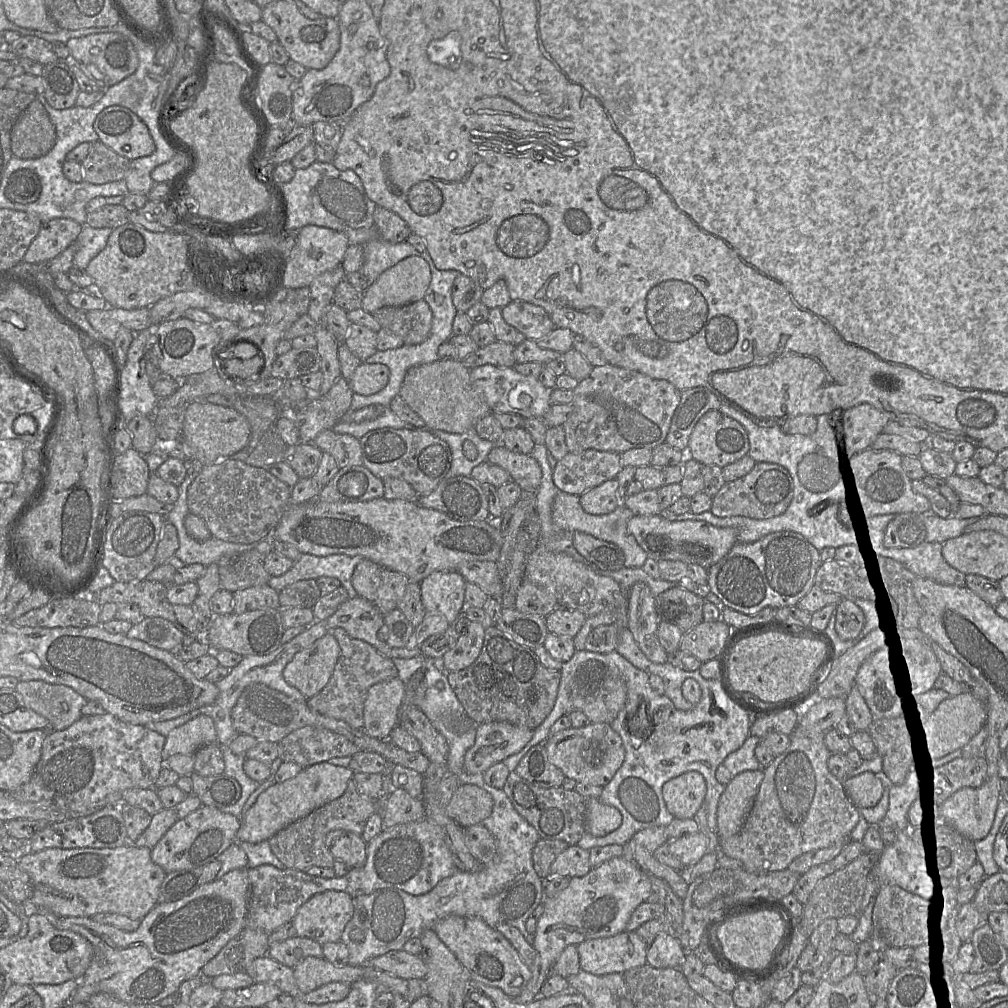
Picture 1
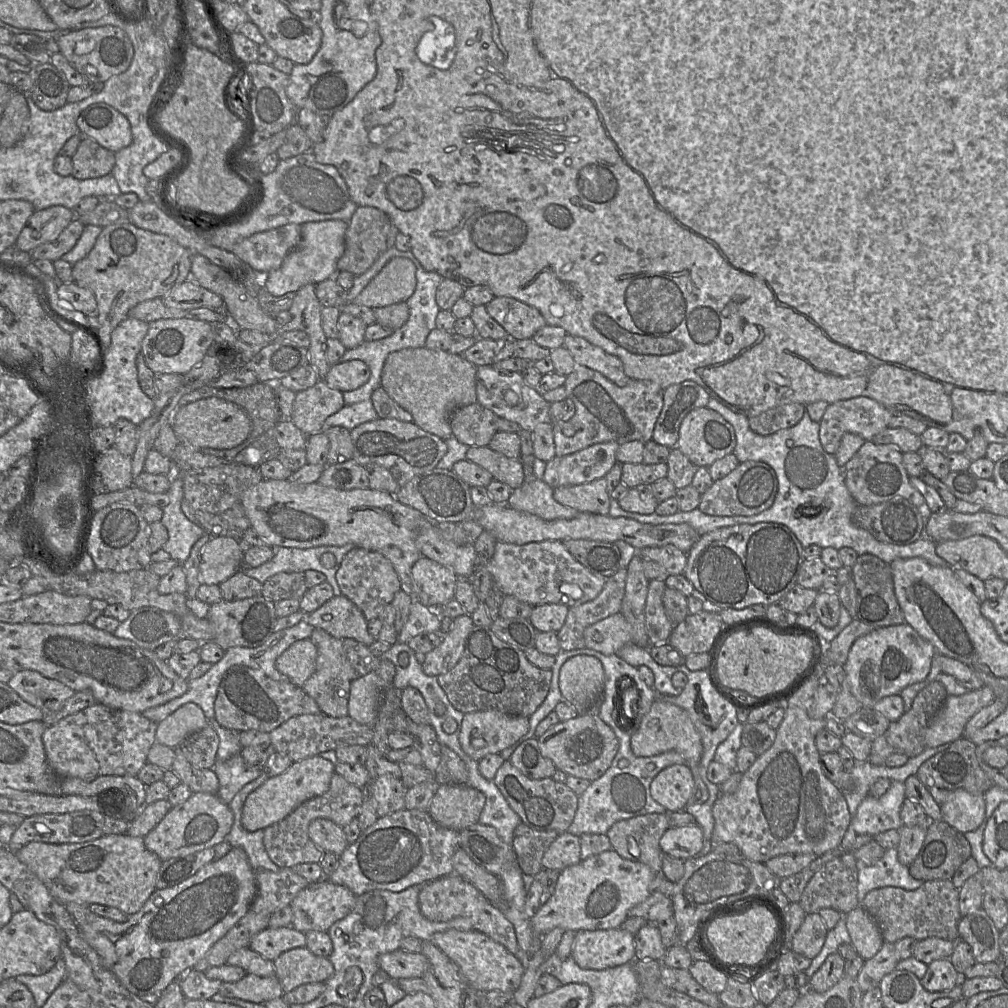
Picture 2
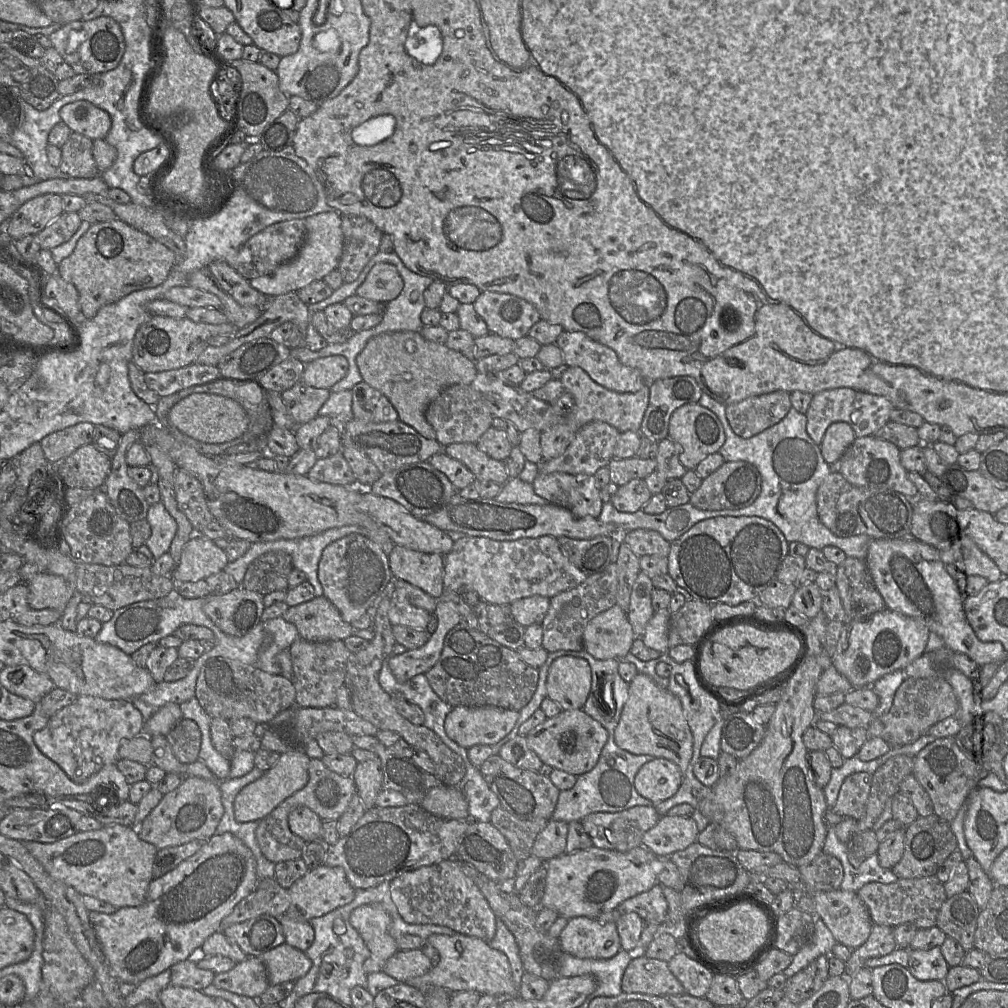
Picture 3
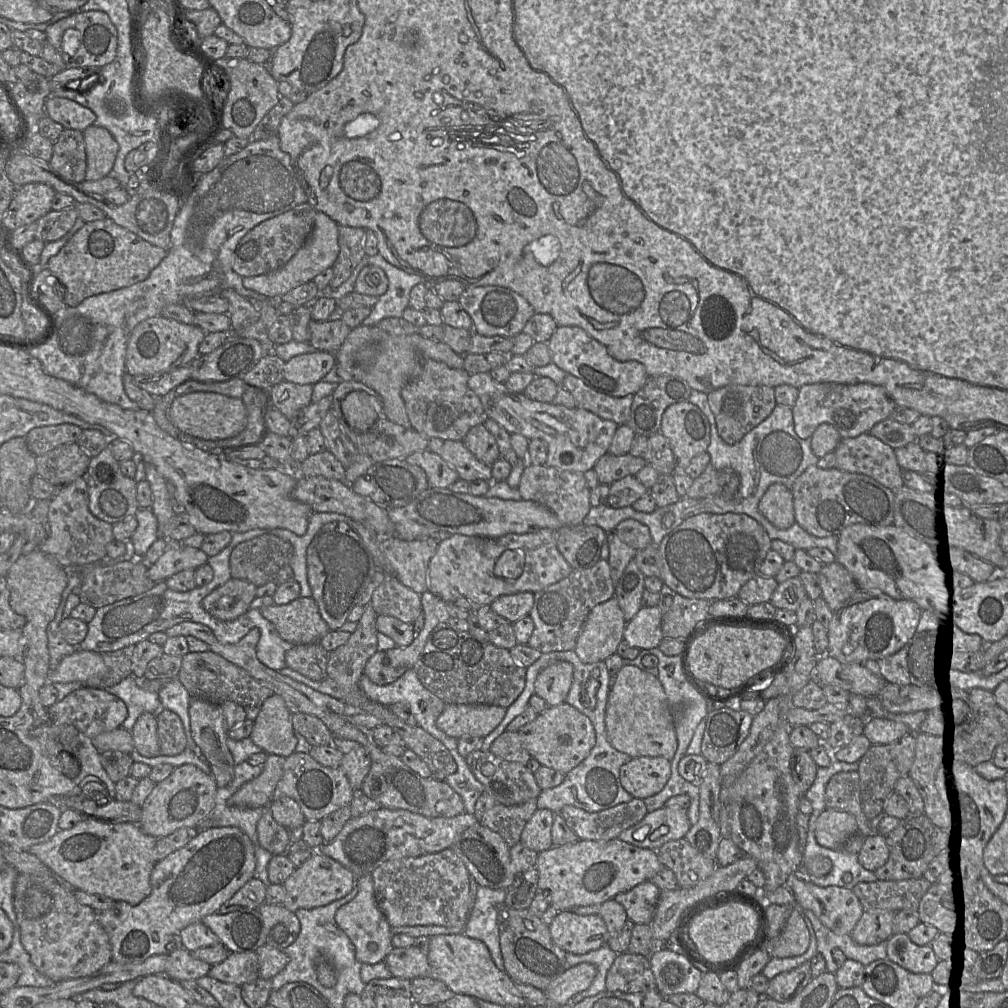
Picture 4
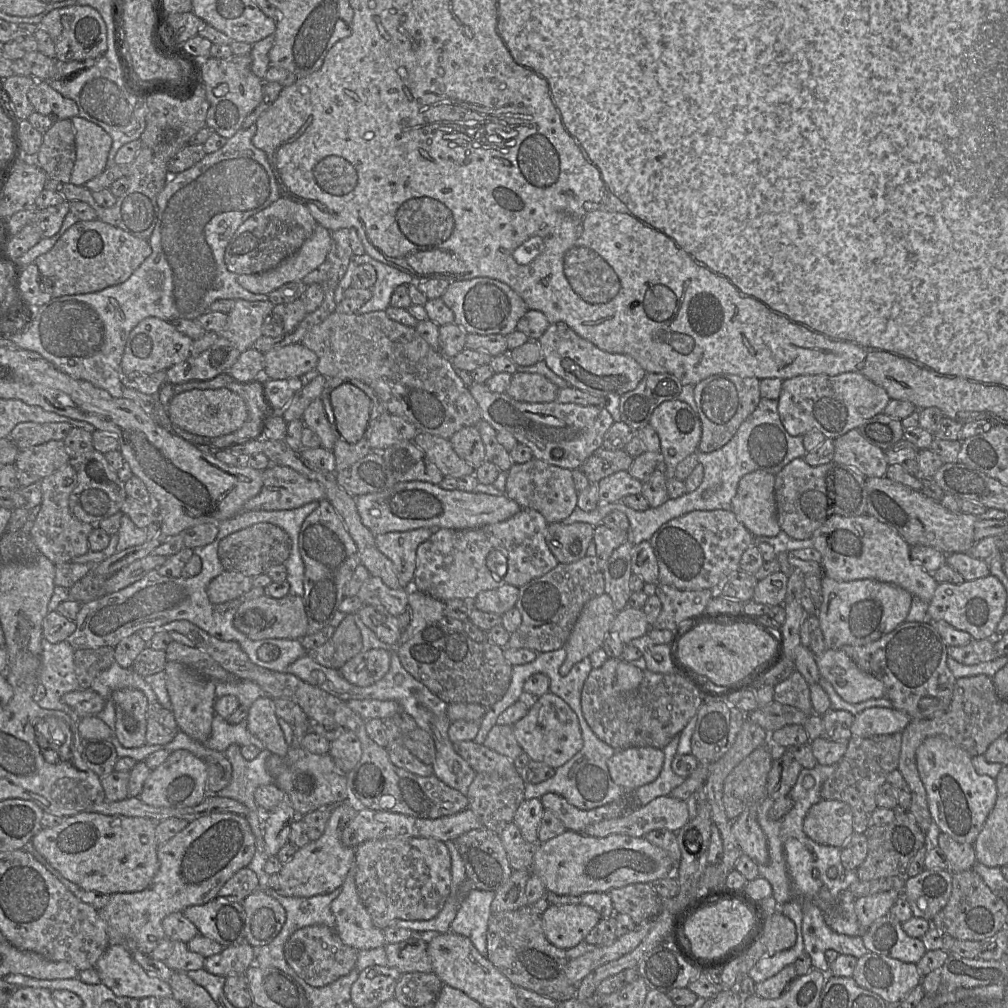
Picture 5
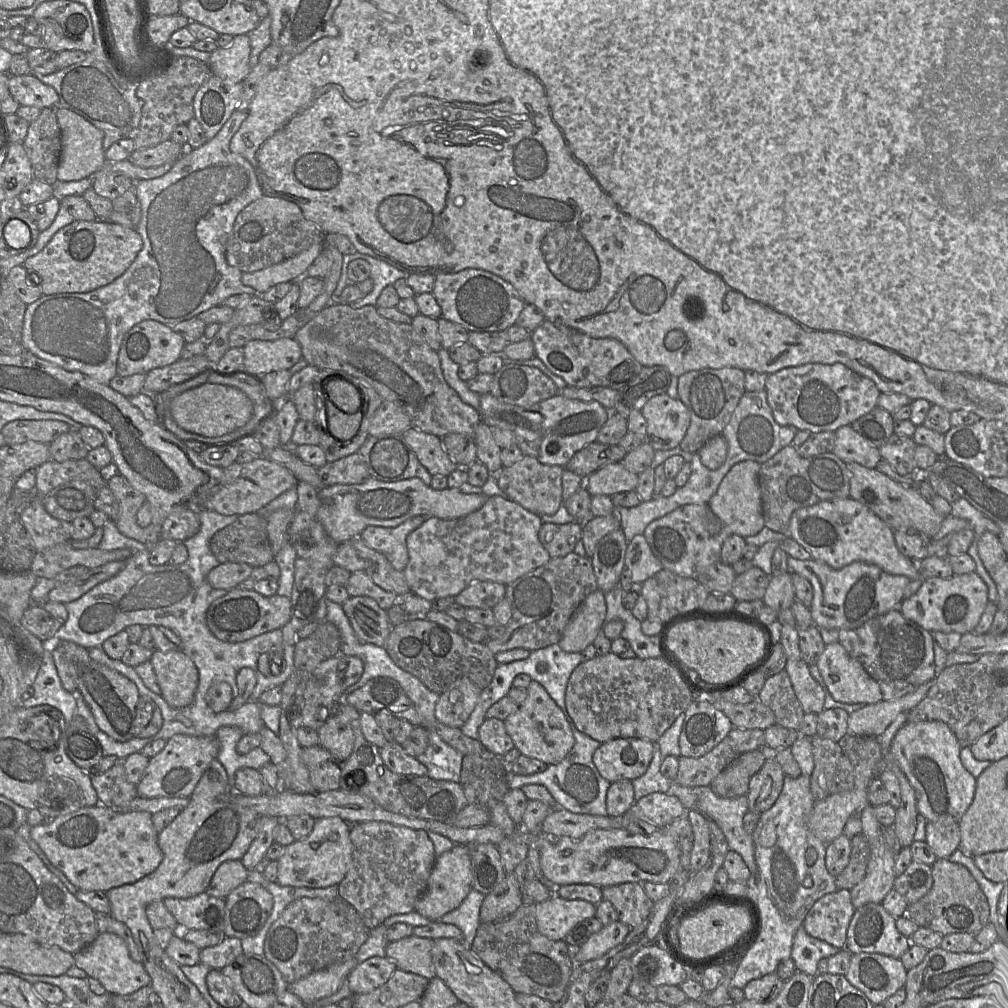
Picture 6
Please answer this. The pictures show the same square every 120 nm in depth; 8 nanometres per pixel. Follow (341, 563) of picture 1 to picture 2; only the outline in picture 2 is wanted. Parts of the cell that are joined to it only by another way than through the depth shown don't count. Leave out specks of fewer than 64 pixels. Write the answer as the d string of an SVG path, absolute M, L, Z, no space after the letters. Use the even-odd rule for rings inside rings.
M353 544L344 546L319 546L313 548L286 548L277 547L273 558L259 567L242 567L241 570L248 576L263 583L273 575L280 572L300 572L307 570L321 572L326 577L326 582L332 586L335 595L340 595L336 581L338 566L345 554L354 547ZM332 553L336 557L336 565L332 568L325 567L321 556Z

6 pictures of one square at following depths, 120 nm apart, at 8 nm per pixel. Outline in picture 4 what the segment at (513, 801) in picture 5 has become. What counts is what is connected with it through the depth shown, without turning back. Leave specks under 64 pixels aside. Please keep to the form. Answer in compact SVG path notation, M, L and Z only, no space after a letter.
M484 791L476 801L474 815L479 824L497 832L511 847L520 842L526 823L537 809L535 800L506 806Z

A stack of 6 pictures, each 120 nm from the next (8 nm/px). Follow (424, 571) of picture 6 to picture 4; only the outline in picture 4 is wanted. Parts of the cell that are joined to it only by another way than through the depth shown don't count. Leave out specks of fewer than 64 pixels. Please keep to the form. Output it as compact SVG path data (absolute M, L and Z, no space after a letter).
M551 529L498 538L452 534L438 542L429 563L427 585L429 592L446 603L466 598L478 606L490 606L500 596L541 591L569 576L572 570L558 550Z

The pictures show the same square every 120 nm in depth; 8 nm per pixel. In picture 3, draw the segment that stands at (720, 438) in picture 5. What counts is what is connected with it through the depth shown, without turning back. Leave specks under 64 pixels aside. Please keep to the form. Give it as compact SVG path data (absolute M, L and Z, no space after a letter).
M774 391L729 404L725 411L733 432L748 439L780 422L791 408L789 393Z

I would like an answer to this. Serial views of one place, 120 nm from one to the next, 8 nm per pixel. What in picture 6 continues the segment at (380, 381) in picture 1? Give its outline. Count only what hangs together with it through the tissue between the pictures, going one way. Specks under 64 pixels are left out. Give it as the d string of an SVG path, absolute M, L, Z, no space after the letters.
M294 338L252 340L242 349L243 368L260 376L274 371L290 370L303 358L300 344Z

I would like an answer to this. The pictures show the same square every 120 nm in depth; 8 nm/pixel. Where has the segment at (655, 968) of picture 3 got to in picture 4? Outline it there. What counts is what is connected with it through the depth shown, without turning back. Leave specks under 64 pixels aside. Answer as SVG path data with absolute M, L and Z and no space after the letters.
M618 954L606 976L606 991L637 993L656 990L649 957L638 954Z

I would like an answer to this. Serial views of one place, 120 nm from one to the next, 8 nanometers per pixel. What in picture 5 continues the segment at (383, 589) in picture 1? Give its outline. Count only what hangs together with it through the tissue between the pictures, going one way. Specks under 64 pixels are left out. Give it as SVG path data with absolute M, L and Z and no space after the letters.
M326 499L305 519L301 526L298 548L304 562L303 603L308 634L331 625L345 596L345 587L361 563L357 546L342 519Z

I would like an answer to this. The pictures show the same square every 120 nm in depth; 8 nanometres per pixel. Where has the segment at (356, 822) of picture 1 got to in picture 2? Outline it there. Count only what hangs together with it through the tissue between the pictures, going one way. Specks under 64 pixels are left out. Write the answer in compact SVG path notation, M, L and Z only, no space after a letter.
M334 773L329 789L322 795L311 798L279 822L266 827L263 836L263 844L270 859L281 868L290 868L297 864L318 863L324 851L319 849L310 839L308 827L317 819L327 819L343 827L356 818L364 800L364 790L350 784L342 776Z

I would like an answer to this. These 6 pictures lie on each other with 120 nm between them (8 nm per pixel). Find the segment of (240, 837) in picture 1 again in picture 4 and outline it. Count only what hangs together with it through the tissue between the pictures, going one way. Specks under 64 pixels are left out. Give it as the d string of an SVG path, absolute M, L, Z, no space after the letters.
M269 754L261 774L242 785L229 799L229 805L248 808L269 806L282 777L284 762L285 757Z

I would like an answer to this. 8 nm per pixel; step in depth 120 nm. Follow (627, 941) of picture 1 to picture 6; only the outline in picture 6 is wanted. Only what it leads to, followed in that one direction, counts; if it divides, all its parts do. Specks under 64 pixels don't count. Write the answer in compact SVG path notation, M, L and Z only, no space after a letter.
M553 895L536 903L538 931L550 940L562 940L578 923L595 917L595 905L584 900L565 900Z

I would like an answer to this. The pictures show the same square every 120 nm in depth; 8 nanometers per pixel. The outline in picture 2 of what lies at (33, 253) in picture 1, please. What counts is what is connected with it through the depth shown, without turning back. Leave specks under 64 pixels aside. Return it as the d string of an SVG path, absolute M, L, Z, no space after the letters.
M51 206L35 210L21 230L16 247L30 252L37 246L55 240L76 217L73 210L64 206Z

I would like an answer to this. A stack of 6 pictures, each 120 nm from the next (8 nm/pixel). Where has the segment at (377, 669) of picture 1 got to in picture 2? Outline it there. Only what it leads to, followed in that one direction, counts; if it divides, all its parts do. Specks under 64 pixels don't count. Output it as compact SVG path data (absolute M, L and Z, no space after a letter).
M314 629L309 638L317 648L316 666L313 674L301 687L318 705L321 713L331 717L348 716L350 686L358 678L375 672L381 657L374 655L369 647L352 638L337 638L322 629Z

